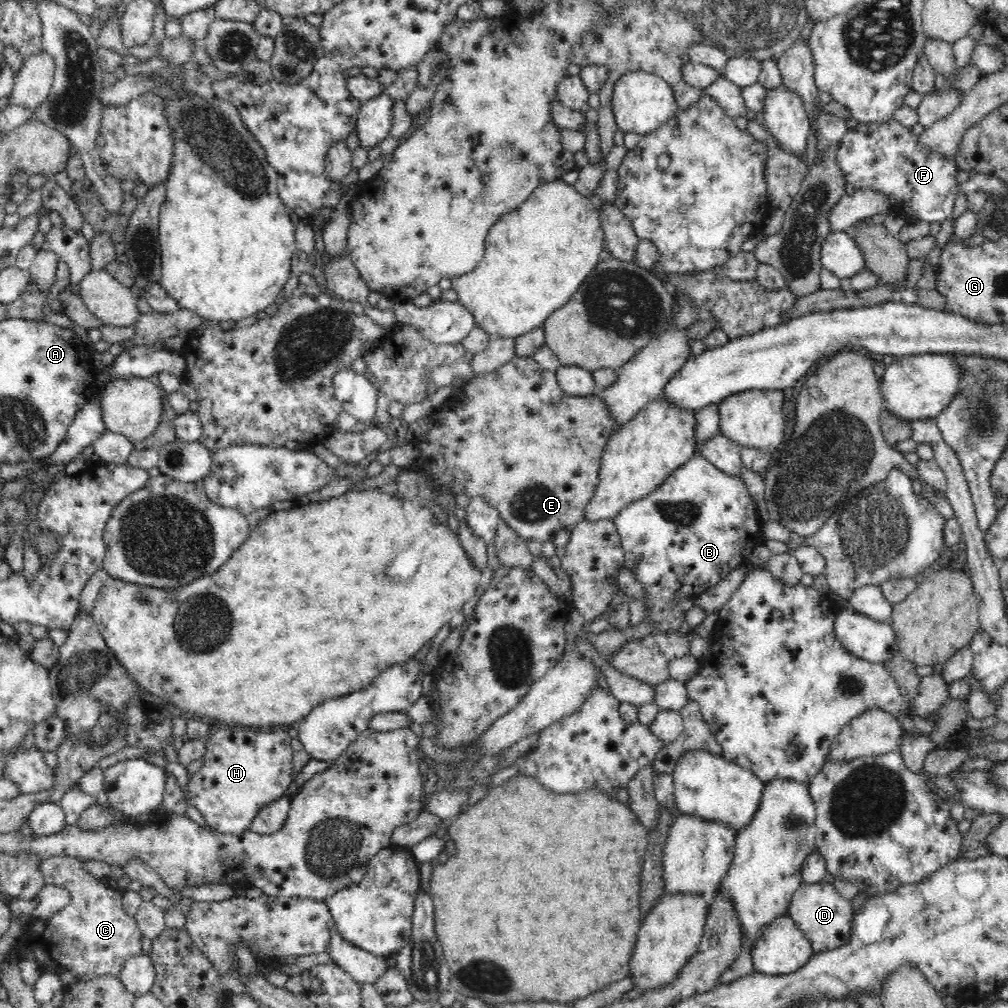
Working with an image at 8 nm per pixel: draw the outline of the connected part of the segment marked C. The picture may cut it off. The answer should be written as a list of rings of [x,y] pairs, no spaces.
[[[70,855],[49,856],[41,862],[40,870],[45,882],[63,886],[68,890],[71,902],[49,919],[30,919],[25,926],[22,926],[21,937],[17,946],[11,951],[17,958],[22,956],[37,958],[44,965],[44,972],[54,969],[58,977],[66,972],[72,973],[76,977],[74,984],[96,981],[104,976],[119,977],[124,964],[142,953],[140,942],[142,942],[143,934],[135,917],[128,915],[124,909],[124,891],[114,891],[106,886],[106,878],[92,876],[84,869],[84,864],[86,864],[86,859]]]

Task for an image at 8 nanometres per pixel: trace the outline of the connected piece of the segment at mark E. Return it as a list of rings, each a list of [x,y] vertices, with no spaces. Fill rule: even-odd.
[[[516,355],[510,362],[504,363],[497,369],[488,371],[487,373],[480,373],[472,380],[463,384],[460,389],[455,390],[450,399],[445,401],[439,409],[431,413],[428,417],[429,432],[419,438],[417,449],[420,451],[415,468],[409,470],[401,470],[395,479],[395,487],[389,489],[390,494],[402,496],[402,499],[416,504],[416,507],[429,508],[431,502],[436,502],[448,514],[460,514],[454,498],[457,494],[465,494],[468,497],[484,499],[486,503],[490,503],[496,511],[500,514],[501,521],[506,522],[510,529],[514,530],[520,537],[528,540],[534,539],[537,541],[548,542],[552,541],[557,548],[564,548],[572,536],[574,526],[578,522],[584,521],[584,512],[590,500],[596,494],[596,487],[599,483],[599,472],[601,465],[601,458],[604,452],[604,447],[607,445],[608,439],[612,436],[614,430],[614,417],[610,413],[610,409],[604,403],[604,399],[598,395],[590,395],[588,397],[573,397],[567,395],[559,386],[557,376],[549,370],[540,368],[540,365],[533,359],[533,357],[523,357]],[[431,472],[431,480],[437,484],[435,490],[422,477]]]

